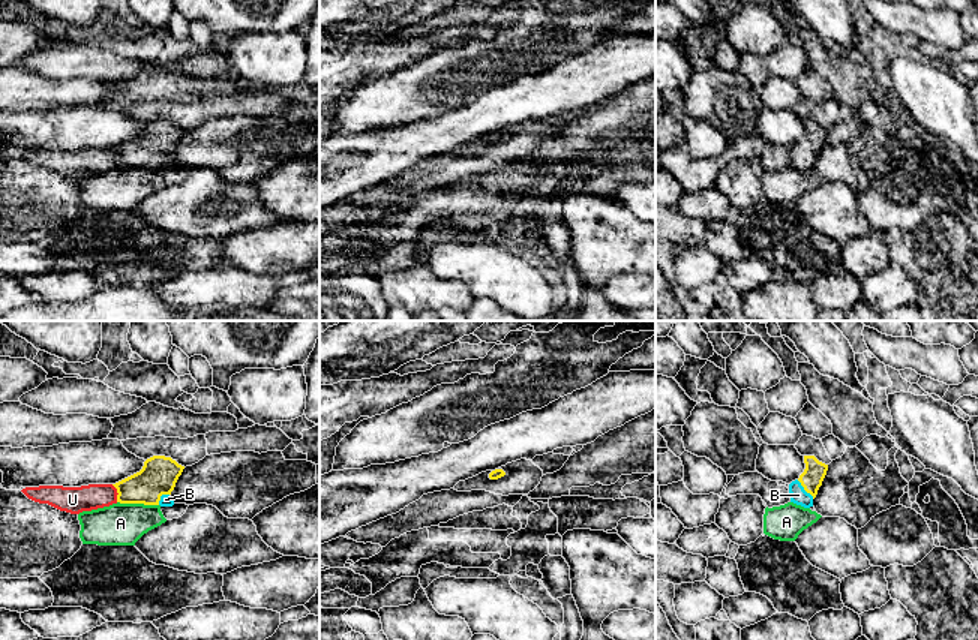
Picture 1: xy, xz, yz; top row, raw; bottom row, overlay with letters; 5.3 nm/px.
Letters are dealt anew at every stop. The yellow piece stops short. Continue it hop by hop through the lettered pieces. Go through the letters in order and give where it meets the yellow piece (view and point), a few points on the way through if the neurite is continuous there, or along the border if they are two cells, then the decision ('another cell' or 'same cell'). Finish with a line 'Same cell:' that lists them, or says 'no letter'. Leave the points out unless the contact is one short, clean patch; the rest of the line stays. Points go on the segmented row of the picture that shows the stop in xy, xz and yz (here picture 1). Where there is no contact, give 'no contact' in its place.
A: xy (138, 502) | another cell
B: yz (804, 489) | across yz (815, 471), (804, 489), (798, 495) | same cell
U: xy (117, 492) | another cell
Same cell: B

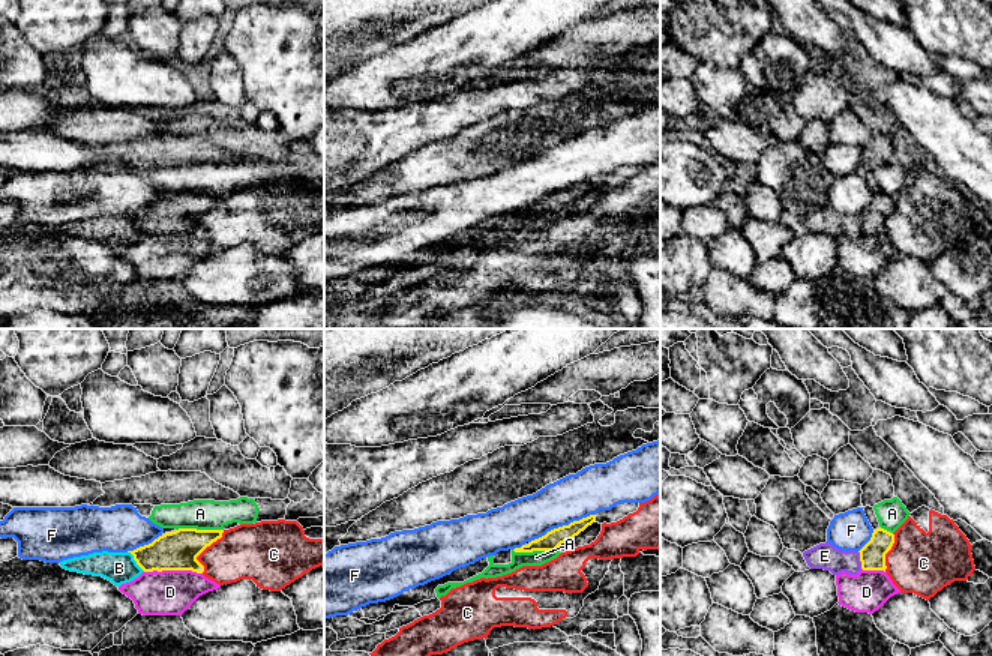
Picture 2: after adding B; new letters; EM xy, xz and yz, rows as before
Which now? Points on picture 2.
A: xy (198, 530) | along xy (222, 529), (176, 530) | another cell
B: xy (135, 560) | another cell
C: xy (204, 548) | another cell
D: xy (173, 569) | another cell
E: yz (860, 560) | along yz (857, 551), (862, 568) | another cell
F: xz (565, 526) | another cell
Same cell: no letter

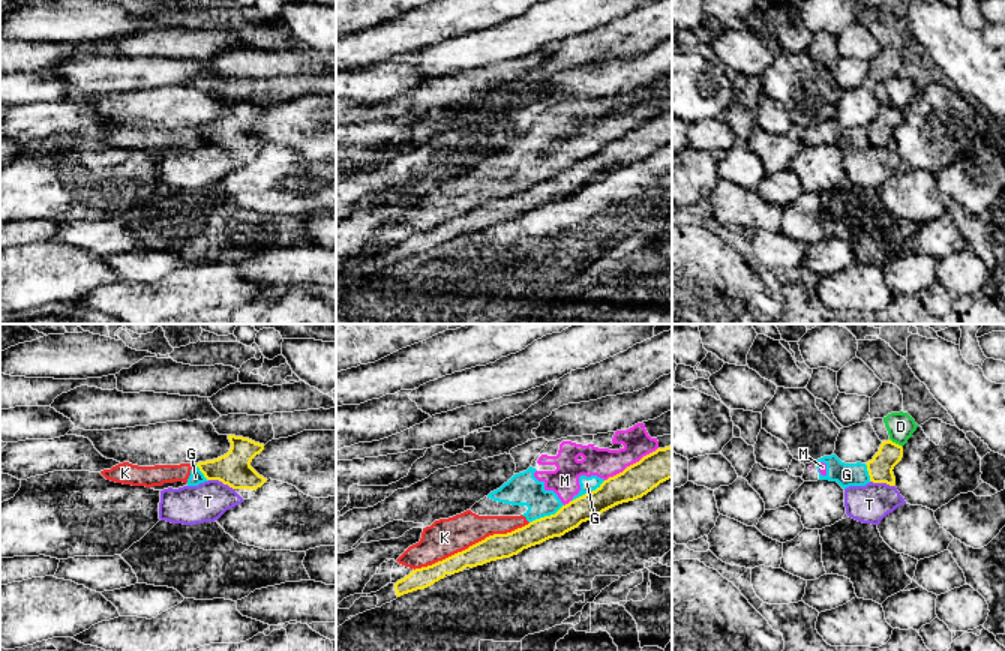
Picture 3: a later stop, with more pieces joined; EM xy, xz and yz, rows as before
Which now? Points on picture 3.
D: yz (894, 443) | along yz (890, 438), (902, 447) | another cell
G: xz (590, 492) | along xz (605, 480), (572, 501) | another cell
K: xz (473, 545) | another cell
M: xz (630, 465) | another cell
T: xy (222, 482) | another cell
Same cell: no letter

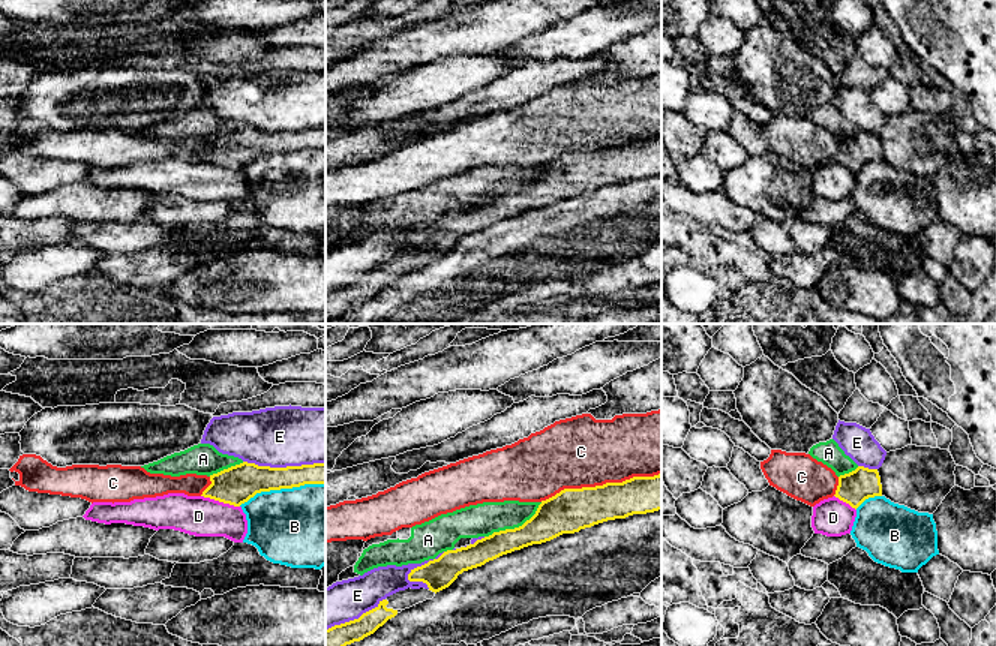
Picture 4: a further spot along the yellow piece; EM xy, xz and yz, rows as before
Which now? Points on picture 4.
A: xz (515, 528) | another cell
B: xy (281, 487) | another cell
C: xz (600, 486) | another cell
D: xy (221, 501) | another cell
E: xy (284, 468) | another cell
Same cell: no letter

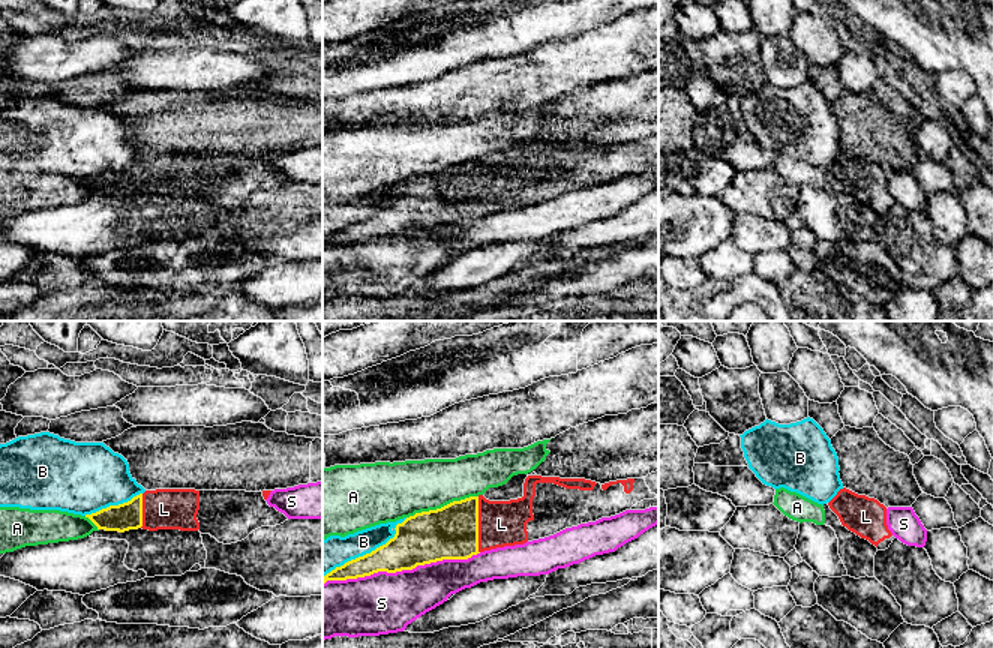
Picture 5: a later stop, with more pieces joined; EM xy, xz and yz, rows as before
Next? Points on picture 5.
A: xz (441, 507) | another cell
B: xz (368, 554) | another cell
L: xz (477, 525) | same cell
S: xz (401, 570) | another cell
Same cell: L

